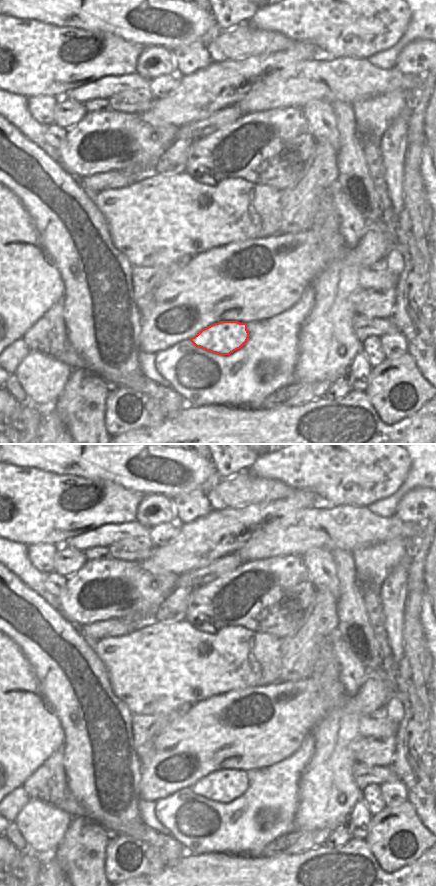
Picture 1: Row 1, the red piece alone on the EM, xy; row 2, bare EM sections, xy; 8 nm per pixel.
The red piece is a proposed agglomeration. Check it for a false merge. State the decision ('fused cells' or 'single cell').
single cell

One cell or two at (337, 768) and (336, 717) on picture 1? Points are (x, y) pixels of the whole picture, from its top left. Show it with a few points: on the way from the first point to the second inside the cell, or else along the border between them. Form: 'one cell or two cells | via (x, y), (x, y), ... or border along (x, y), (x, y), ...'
one cell | via (336, 755), (336, 730)

